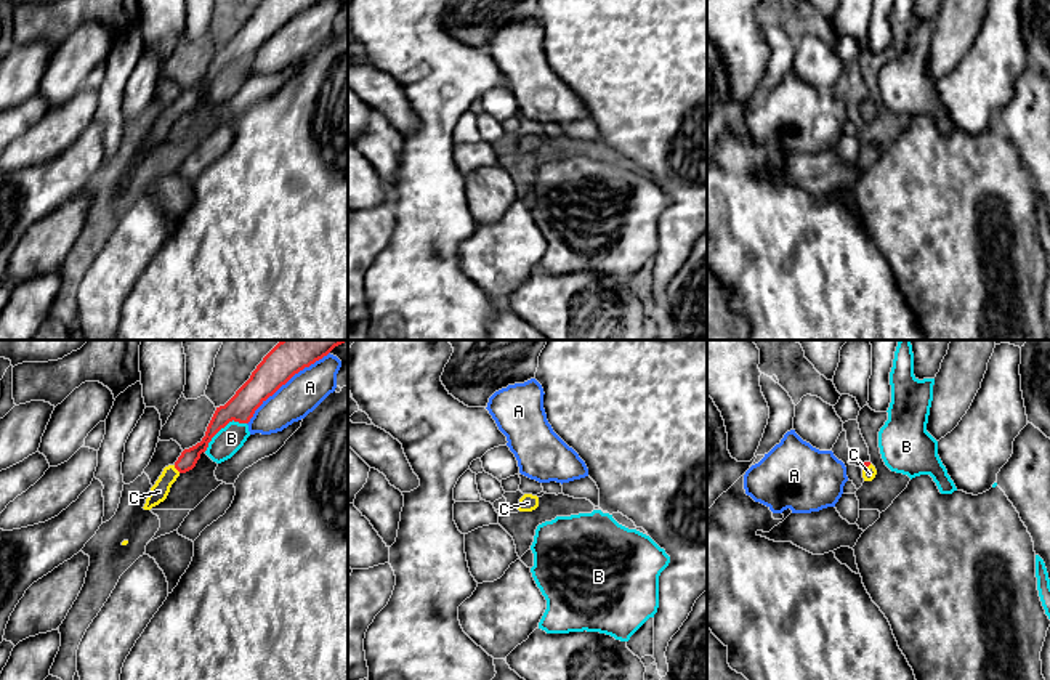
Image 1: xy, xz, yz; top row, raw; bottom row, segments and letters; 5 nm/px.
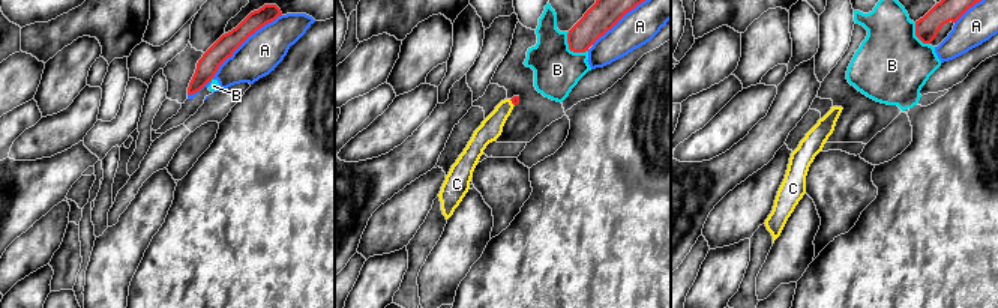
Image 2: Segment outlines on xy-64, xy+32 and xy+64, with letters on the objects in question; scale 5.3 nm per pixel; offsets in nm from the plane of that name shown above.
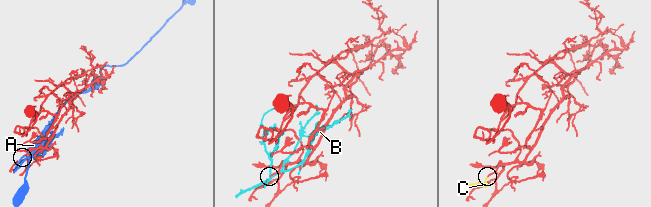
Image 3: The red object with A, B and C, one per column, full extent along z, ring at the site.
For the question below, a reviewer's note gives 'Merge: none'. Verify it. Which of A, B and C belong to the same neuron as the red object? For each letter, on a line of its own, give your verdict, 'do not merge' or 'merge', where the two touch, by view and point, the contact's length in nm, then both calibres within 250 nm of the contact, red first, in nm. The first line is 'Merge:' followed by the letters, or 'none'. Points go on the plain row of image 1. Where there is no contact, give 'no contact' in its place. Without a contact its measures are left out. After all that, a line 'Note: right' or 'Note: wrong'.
Merge: C
A: do not merge | xy (281, 26) | 480 nm | 160/190 nm
B: do not merge | xy (222, 68) | 260 nm | 140/140 nm
C: merge | xy (177, 109) | 50 nm | 90/90 nm
Note: wrong

